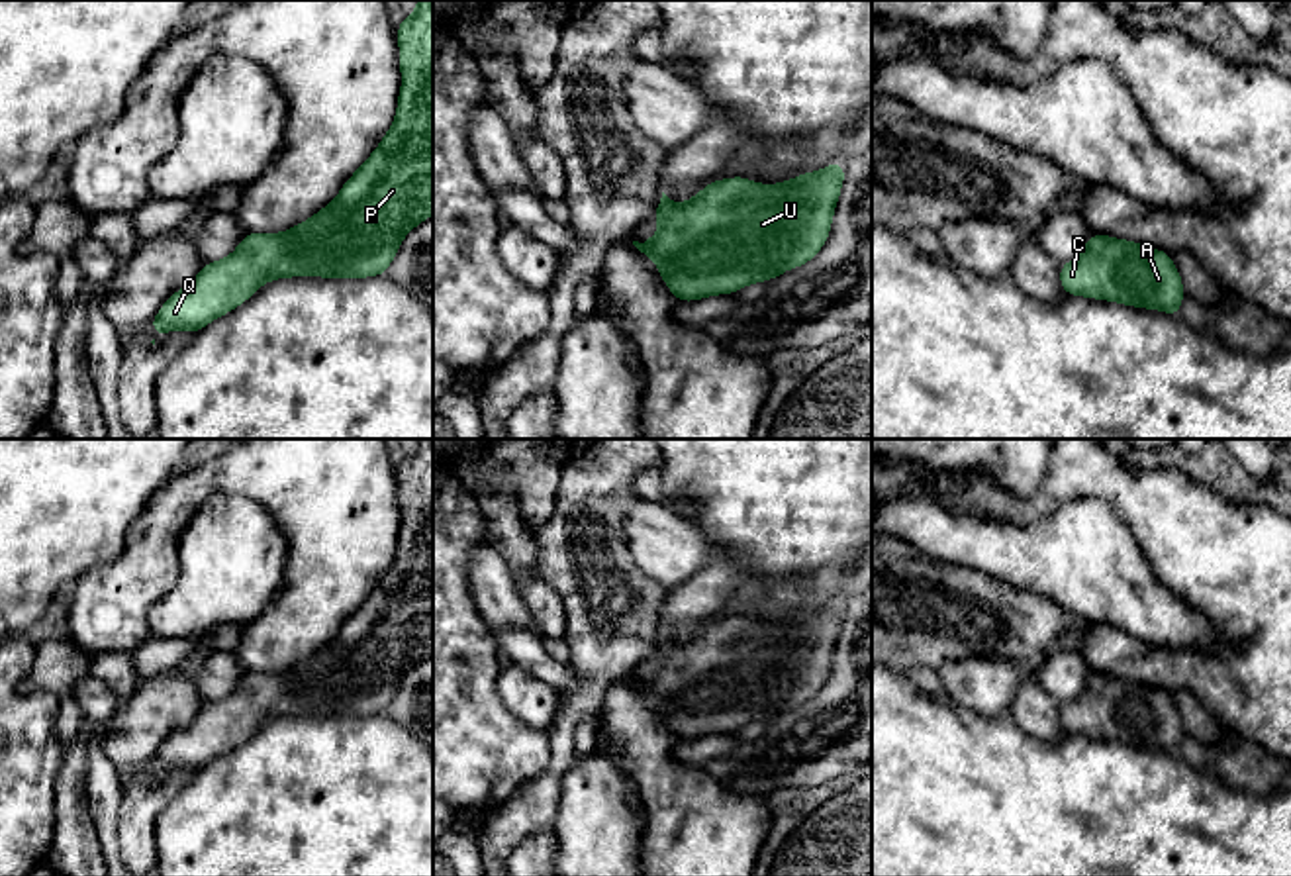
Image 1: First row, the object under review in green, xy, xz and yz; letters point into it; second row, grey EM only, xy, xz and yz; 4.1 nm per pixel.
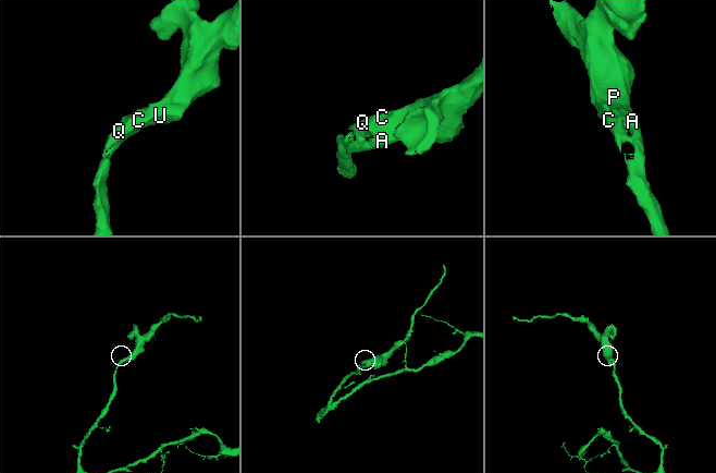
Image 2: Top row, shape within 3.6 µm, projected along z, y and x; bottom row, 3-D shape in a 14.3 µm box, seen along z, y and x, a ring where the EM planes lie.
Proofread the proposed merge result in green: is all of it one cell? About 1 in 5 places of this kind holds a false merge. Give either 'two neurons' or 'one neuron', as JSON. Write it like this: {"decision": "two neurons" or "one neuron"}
{"decision": "one neuron"}

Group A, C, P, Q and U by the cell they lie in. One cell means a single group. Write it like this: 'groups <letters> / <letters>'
groups A C P Q U

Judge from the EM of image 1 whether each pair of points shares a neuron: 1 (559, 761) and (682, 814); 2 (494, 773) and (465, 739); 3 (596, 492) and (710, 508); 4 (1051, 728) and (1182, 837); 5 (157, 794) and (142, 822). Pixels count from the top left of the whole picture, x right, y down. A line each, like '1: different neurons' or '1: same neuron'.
1: different neurons
2: same neuron
3: different neurons
4: different neurons
5: same neuron

